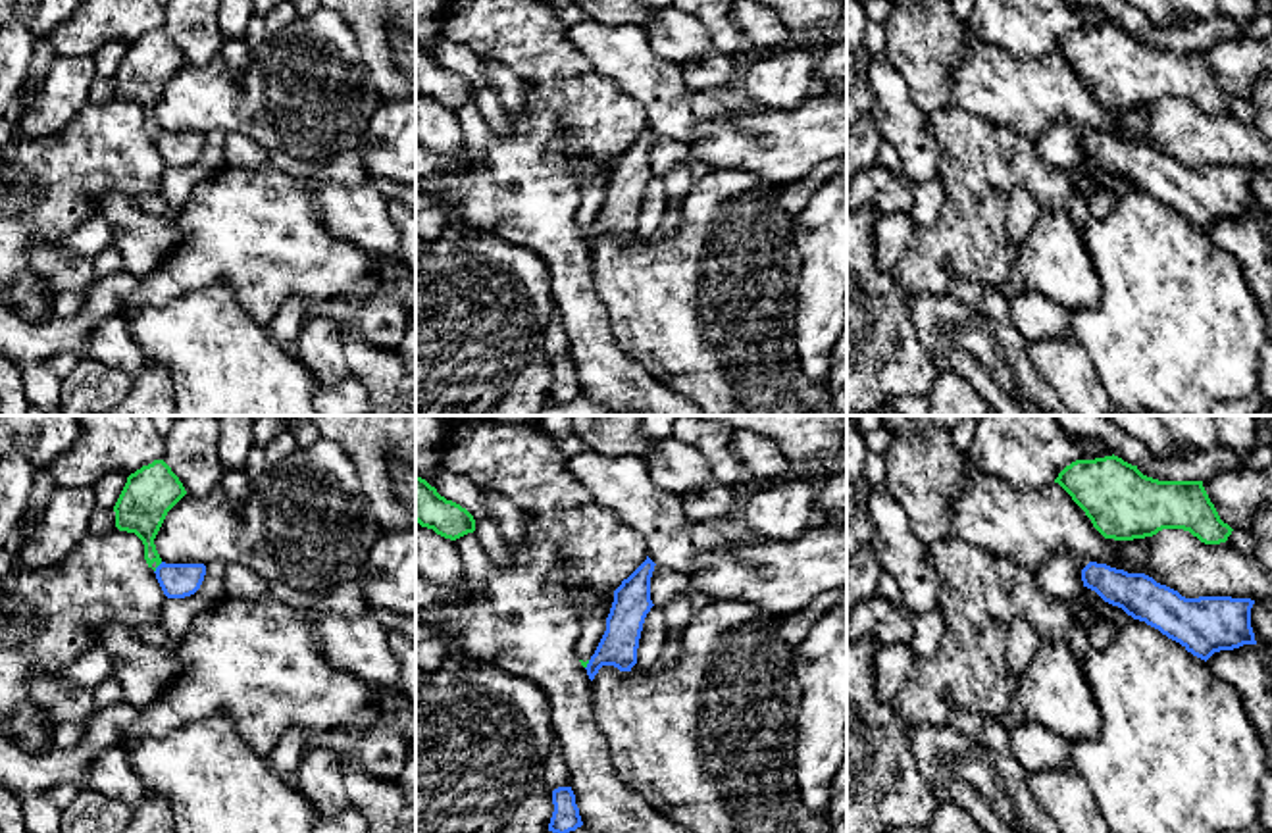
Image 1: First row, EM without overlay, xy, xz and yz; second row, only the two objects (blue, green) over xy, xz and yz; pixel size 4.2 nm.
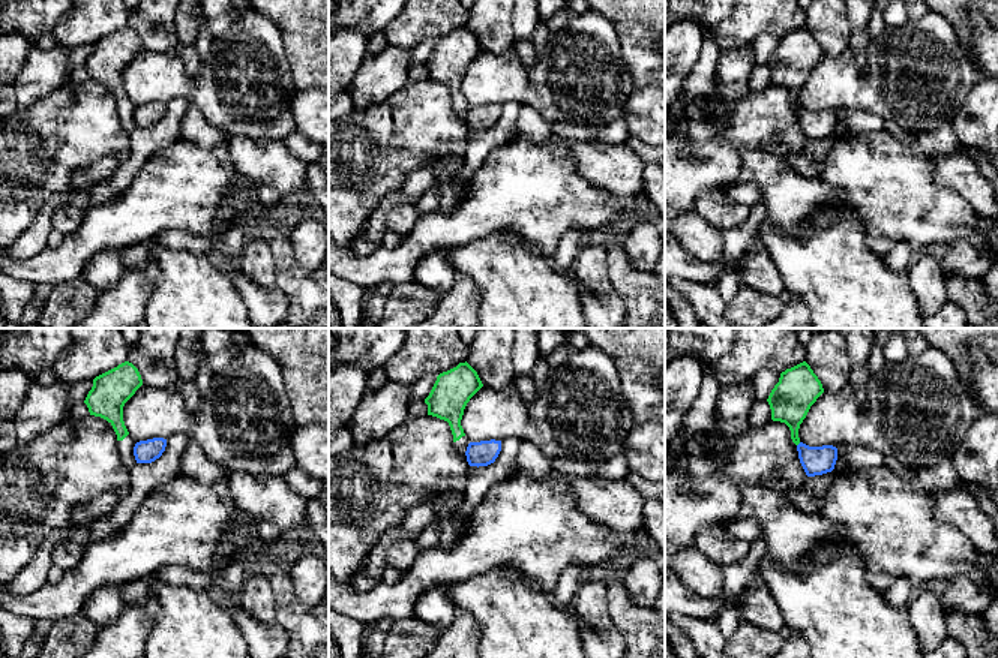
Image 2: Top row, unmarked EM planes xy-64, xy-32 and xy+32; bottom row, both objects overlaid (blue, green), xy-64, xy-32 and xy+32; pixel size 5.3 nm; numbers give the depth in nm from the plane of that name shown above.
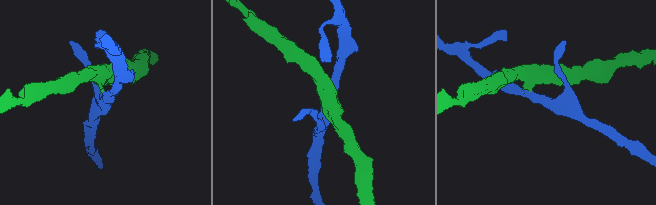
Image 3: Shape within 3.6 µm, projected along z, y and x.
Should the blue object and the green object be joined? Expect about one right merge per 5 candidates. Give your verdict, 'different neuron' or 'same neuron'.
different neuron

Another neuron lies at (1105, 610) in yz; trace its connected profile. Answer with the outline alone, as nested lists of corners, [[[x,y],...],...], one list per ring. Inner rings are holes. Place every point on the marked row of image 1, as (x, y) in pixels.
[[[1083,587],[1080,594],[1083,596],[1085,606],[1097,612],[1099,619],[1110,619],[1116,623],[1124,623],[1128,614],[1122,608],[1105,602],[1095,591],[1087,587]]]

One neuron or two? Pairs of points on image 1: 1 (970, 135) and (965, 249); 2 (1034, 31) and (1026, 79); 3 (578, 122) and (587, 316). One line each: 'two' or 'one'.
1: one
2: two
3: one

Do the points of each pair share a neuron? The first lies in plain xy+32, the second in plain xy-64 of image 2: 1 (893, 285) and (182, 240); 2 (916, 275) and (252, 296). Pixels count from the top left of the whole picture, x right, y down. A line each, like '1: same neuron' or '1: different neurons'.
1: different neurons
2: different neurons

